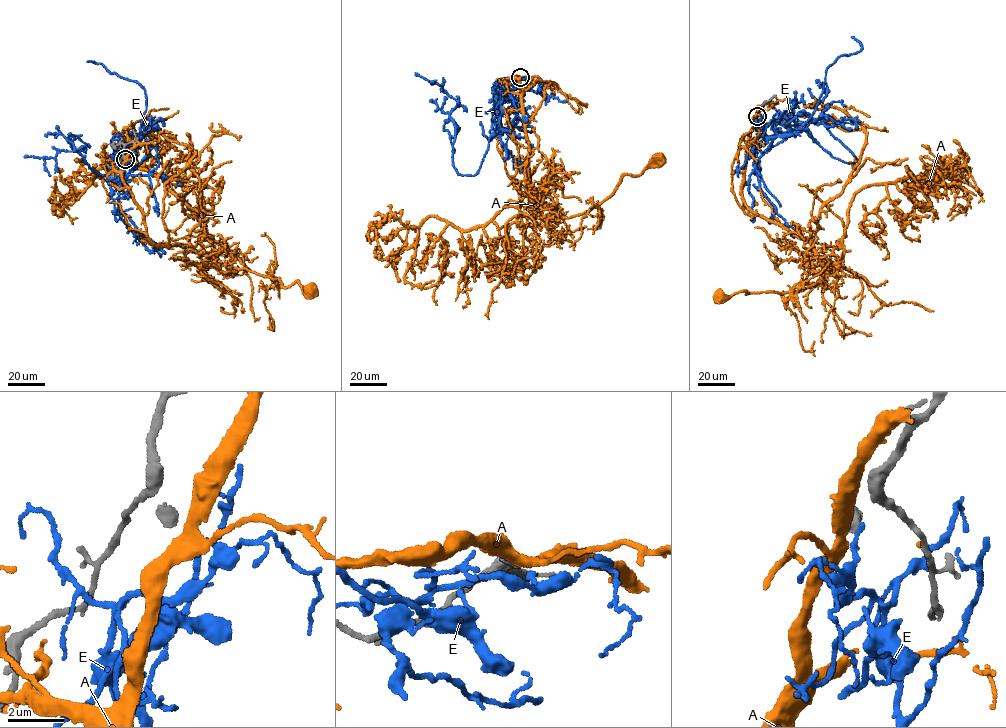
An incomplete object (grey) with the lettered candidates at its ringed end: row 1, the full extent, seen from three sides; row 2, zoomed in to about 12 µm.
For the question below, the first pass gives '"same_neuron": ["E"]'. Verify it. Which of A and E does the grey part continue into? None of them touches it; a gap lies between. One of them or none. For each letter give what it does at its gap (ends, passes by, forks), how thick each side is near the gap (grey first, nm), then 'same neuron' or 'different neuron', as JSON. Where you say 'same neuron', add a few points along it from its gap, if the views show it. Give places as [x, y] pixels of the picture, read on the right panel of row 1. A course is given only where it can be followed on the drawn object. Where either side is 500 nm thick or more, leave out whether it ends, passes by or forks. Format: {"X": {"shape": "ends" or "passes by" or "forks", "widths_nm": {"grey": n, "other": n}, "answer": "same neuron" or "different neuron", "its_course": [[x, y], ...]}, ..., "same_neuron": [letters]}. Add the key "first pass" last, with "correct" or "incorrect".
{"A": {"shape": "forks", "widths_nm": {"grey": 360, "other": 340}, "answer": "different neuron"}, "E": {"shape": "ends", "widths_nm": {"grey": 360, "other": 180}, "answer": "different neuron"}, "same_neuron": [], "first pass": "incorrect"}

